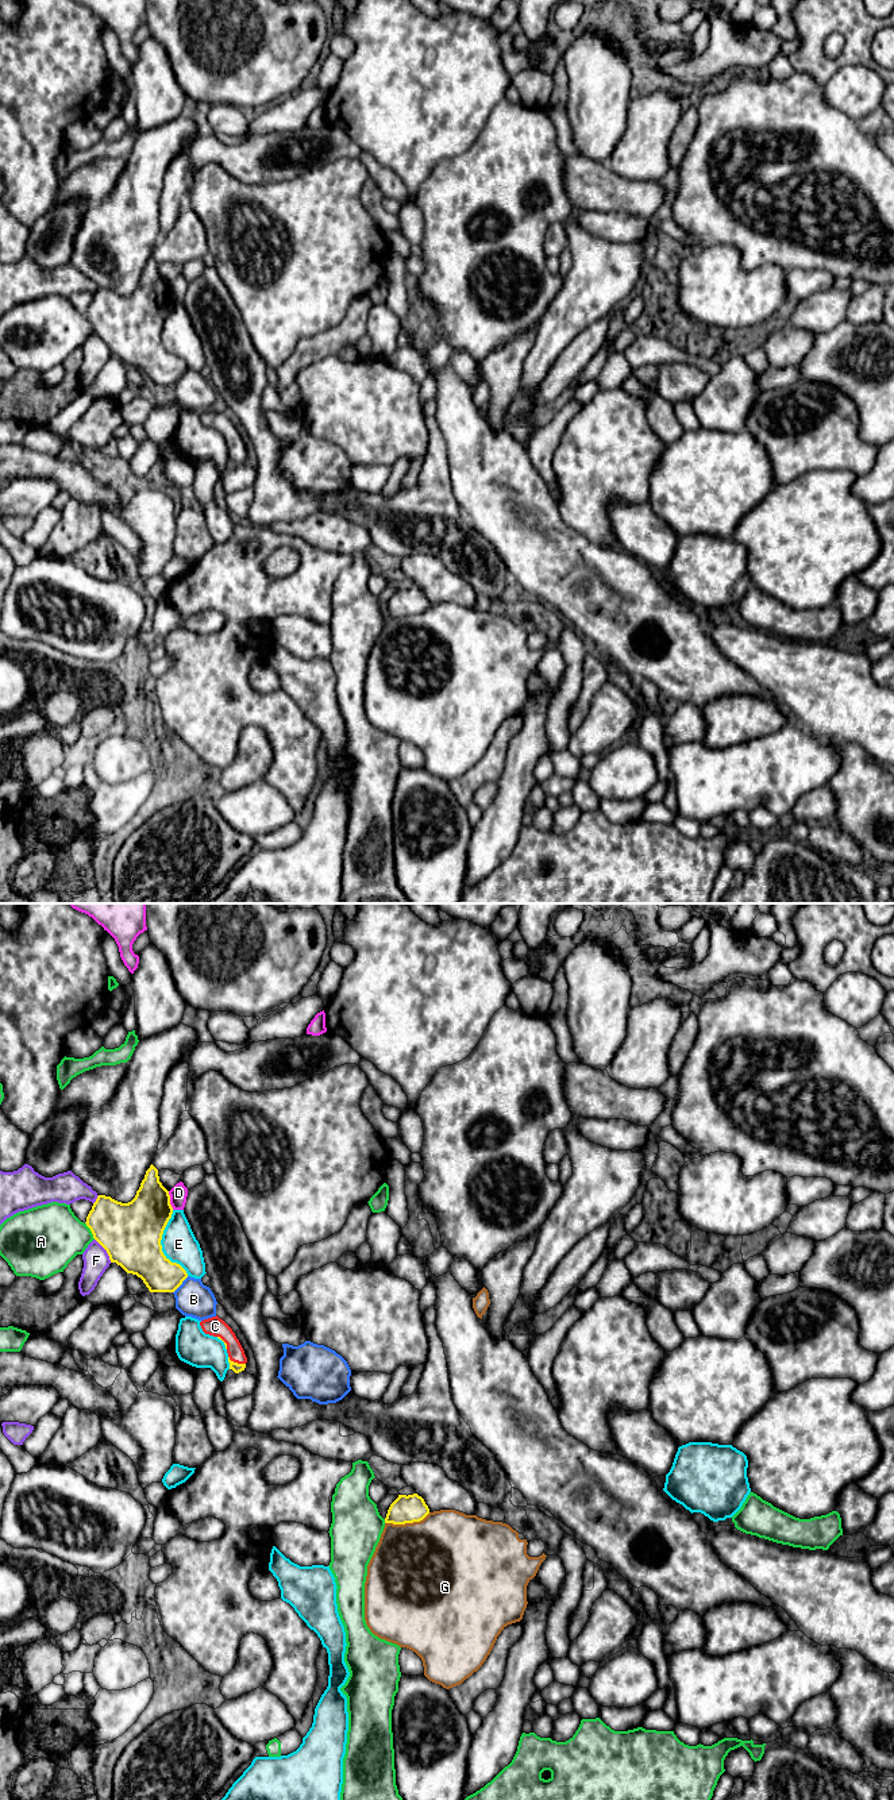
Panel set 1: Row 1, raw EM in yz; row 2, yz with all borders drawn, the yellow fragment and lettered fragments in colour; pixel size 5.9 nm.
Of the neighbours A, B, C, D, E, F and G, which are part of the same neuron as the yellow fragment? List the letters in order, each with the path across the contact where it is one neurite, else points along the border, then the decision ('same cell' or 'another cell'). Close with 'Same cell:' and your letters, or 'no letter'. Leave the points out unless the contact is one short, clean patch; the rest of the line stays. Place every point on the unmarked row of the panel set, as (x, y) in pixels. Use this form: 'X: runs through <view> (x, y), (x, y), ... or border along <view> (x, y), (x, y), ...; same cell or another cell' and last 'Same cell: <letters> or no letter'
A: another cell
B: another cell
C: runs through yz (235, 459), (237, 455), (231, 434), (218, 420); same cell
D: another cell
E: another cell
F: another cell
G: another cell
Same cell: C

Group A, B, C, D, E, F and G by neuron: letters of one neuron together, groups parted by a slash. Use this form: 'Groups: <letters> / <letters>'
Groups: A / B / C / D / E / F / G

